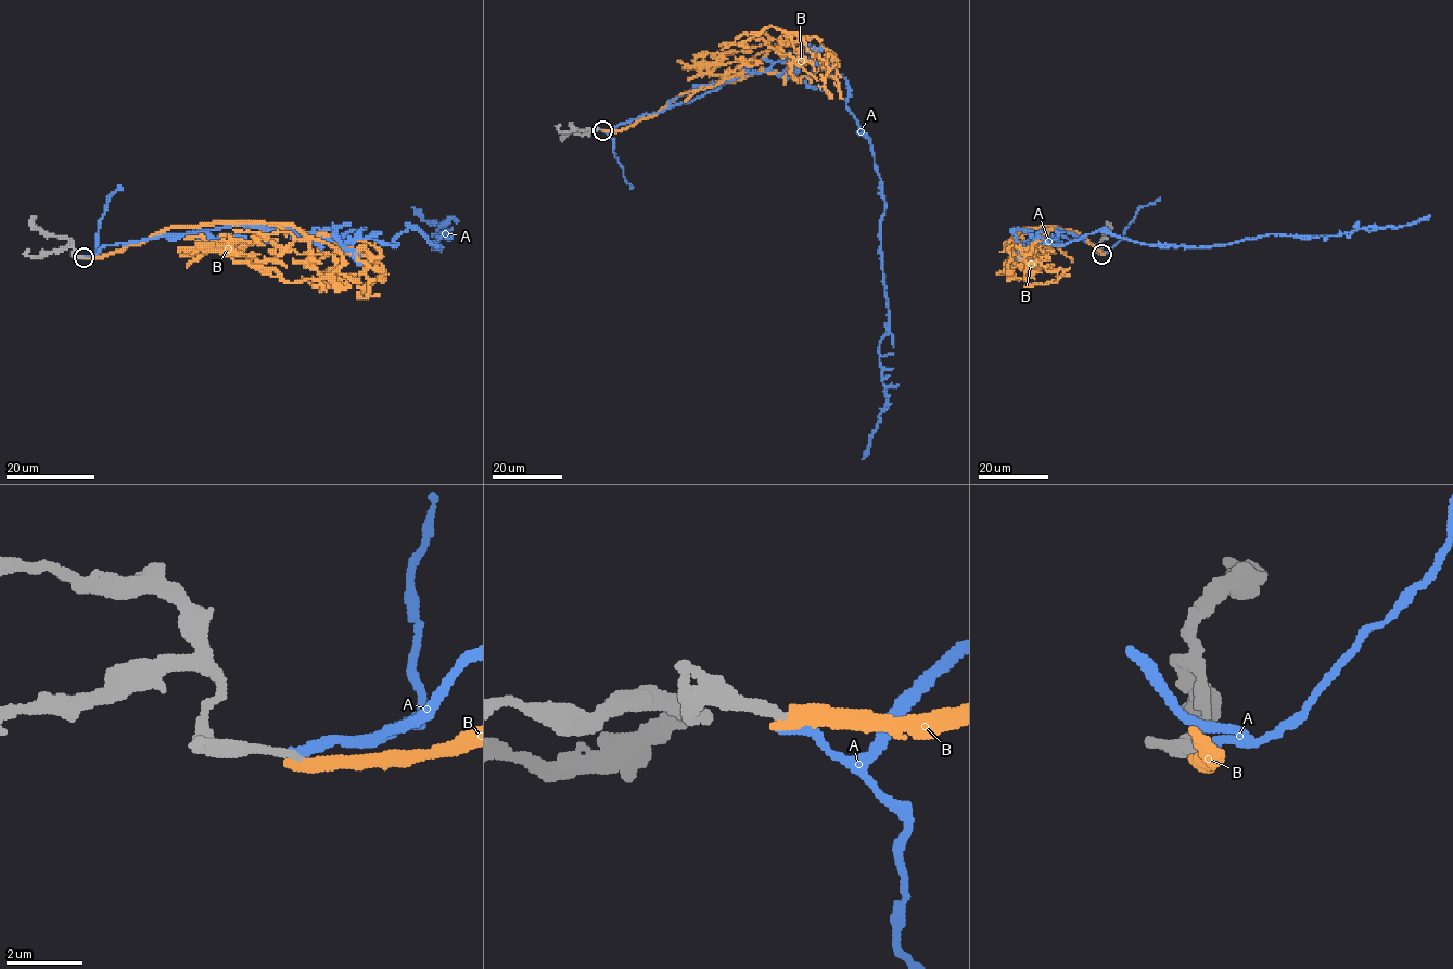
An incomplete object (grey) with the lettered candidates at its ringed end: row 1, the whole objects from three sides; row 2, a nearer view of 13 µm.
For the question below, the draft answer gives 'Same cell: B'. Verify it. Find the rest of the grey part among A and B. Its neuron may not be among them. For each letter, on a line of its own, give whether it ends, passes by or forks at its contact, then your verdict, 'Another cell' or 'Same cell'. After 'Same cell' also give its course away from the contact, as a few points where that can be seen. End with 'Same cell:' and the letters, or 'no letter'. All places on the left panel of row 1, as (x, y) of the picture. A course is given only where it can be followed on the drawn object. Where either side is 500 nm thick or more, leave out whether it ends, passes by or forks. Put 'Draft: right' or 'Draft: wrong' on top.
Draft: wrong
A: It ends there. Another cell
B: It ends there. Another cell
Same cell: no letter

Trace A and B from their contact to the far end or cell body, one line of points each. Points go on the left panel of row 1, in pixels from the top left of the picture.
A: (83, 257), (236, 225), (392, 245), (408, 228), (441, 246), (446, 233), (433, 234), (444, 222), (412, 207)
B: (83, 257), (170, 228), (256, 222), (295, 226), (342, 263), (284, 282), (231, 257)

